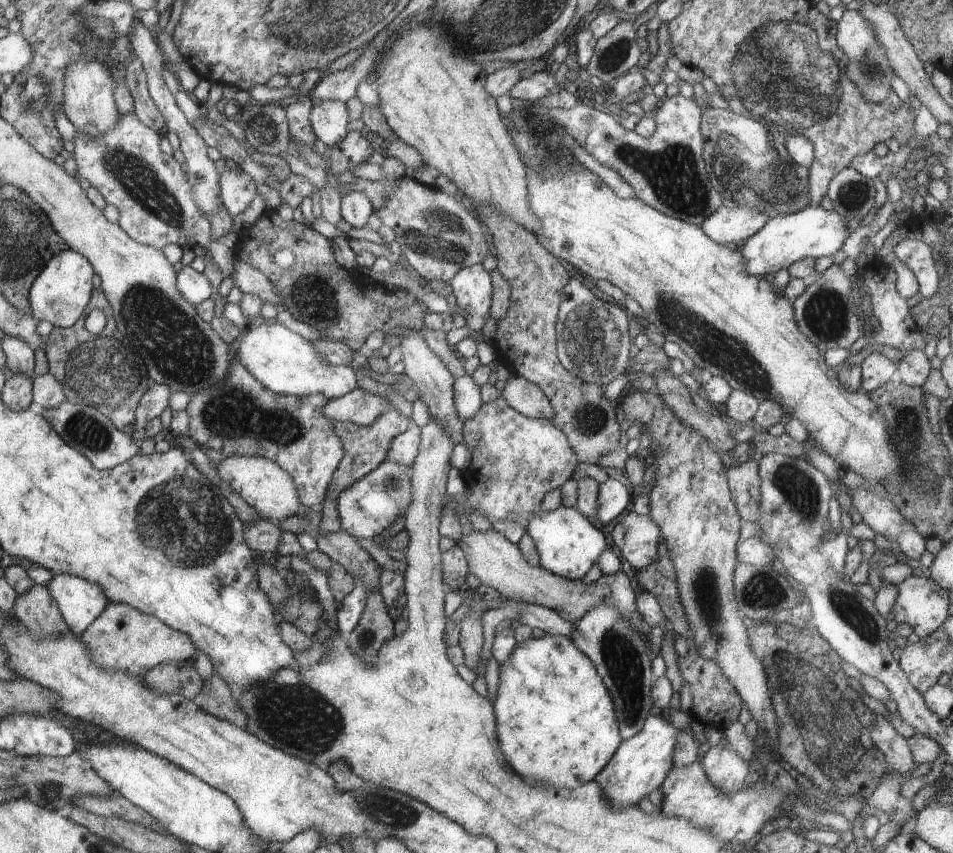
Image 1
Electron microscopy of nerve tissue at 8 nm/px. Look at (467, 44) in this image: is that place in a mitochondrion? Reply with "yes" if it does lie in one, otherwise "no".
yes

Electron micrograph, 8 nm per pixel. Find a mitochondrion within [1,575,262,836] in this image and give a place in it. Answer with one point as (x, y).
(50, 791)

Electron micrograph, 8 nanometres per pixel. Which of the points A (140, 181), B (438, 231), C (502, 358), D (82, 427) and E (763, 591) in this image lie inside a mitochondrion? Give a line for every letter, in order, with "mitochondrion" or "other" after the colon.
A: mitochondrion
B: mitochondrion
C: other
D: mitochondrion
E: mitochondrion

